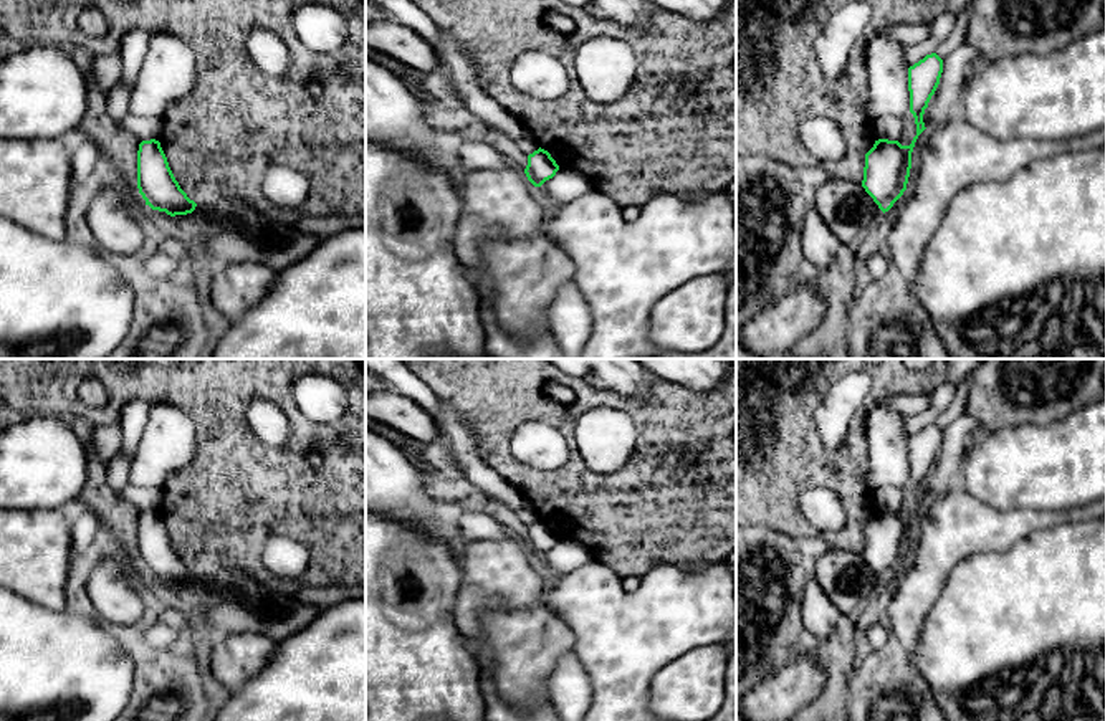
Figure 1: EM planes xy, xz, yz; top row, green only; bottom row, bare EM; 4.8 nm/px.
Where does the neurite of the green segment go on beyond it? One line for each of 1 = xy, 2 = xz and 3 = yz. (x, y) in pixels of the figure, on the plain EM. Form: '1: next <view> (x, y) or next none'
1: next none
2: next none
3: next none

